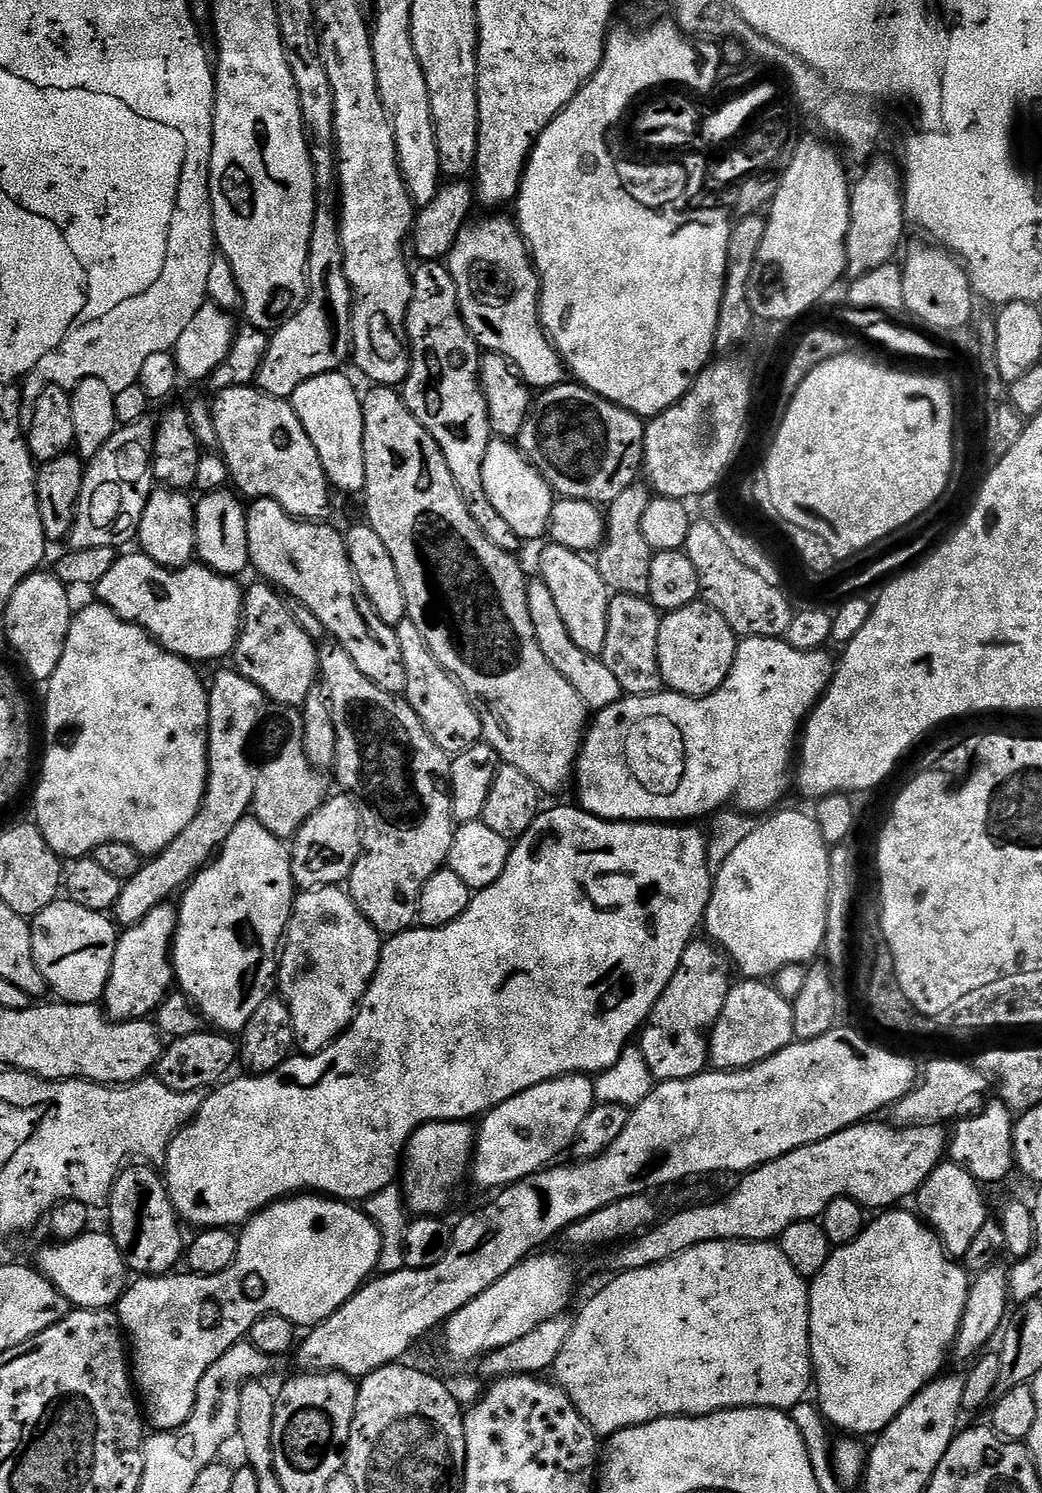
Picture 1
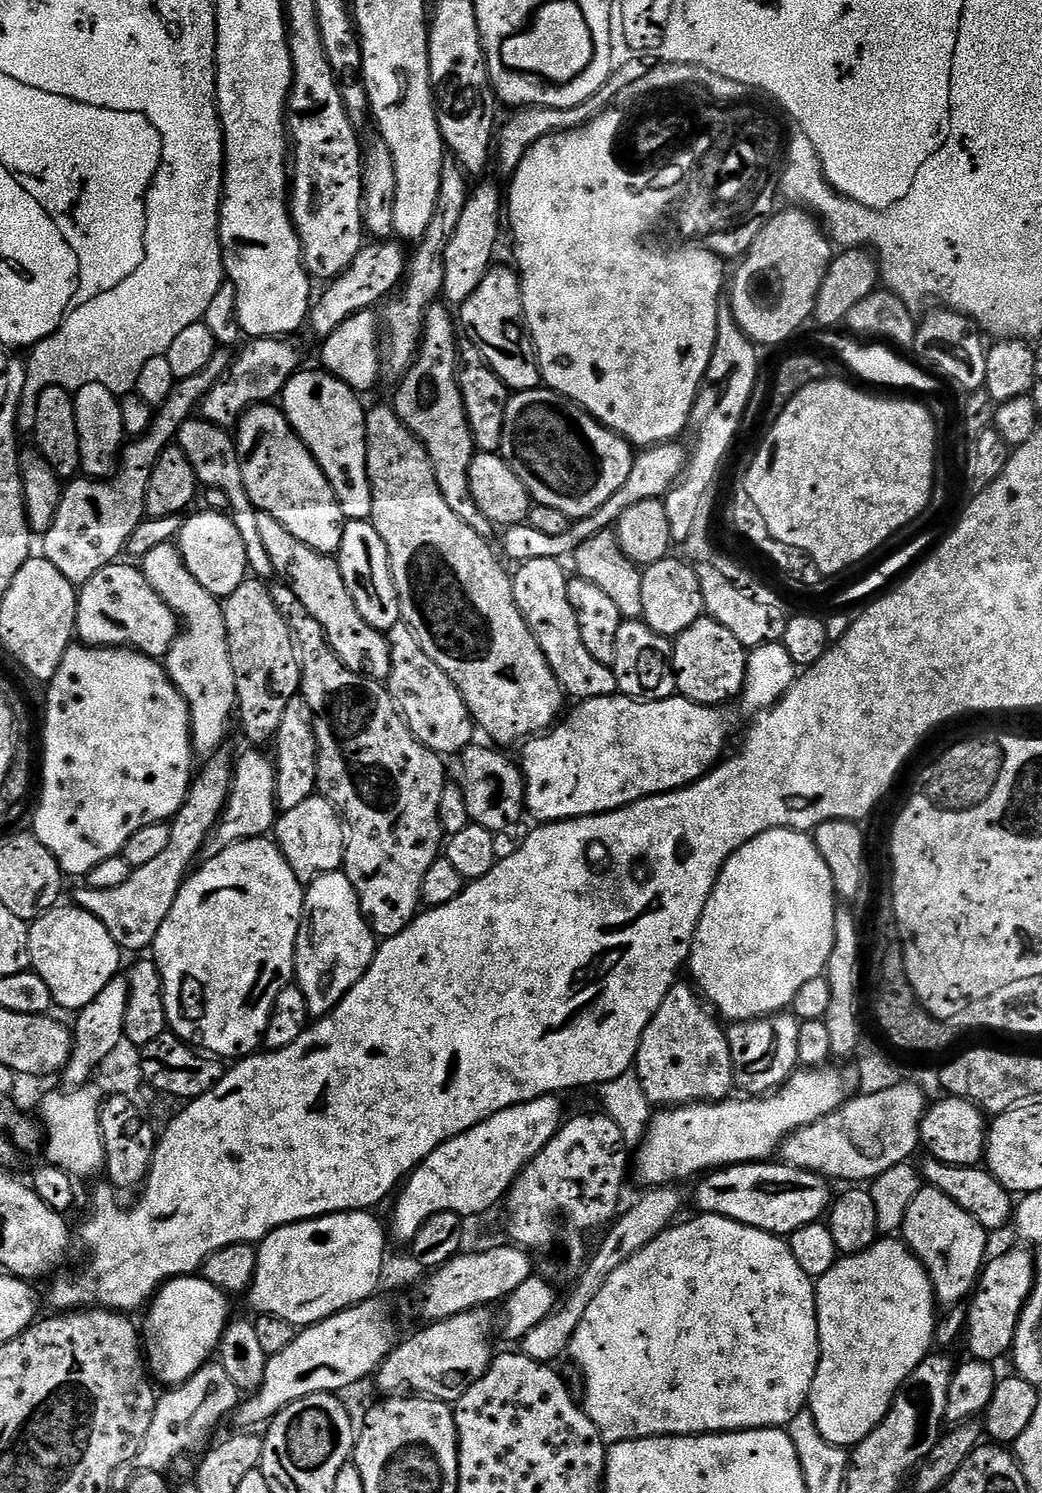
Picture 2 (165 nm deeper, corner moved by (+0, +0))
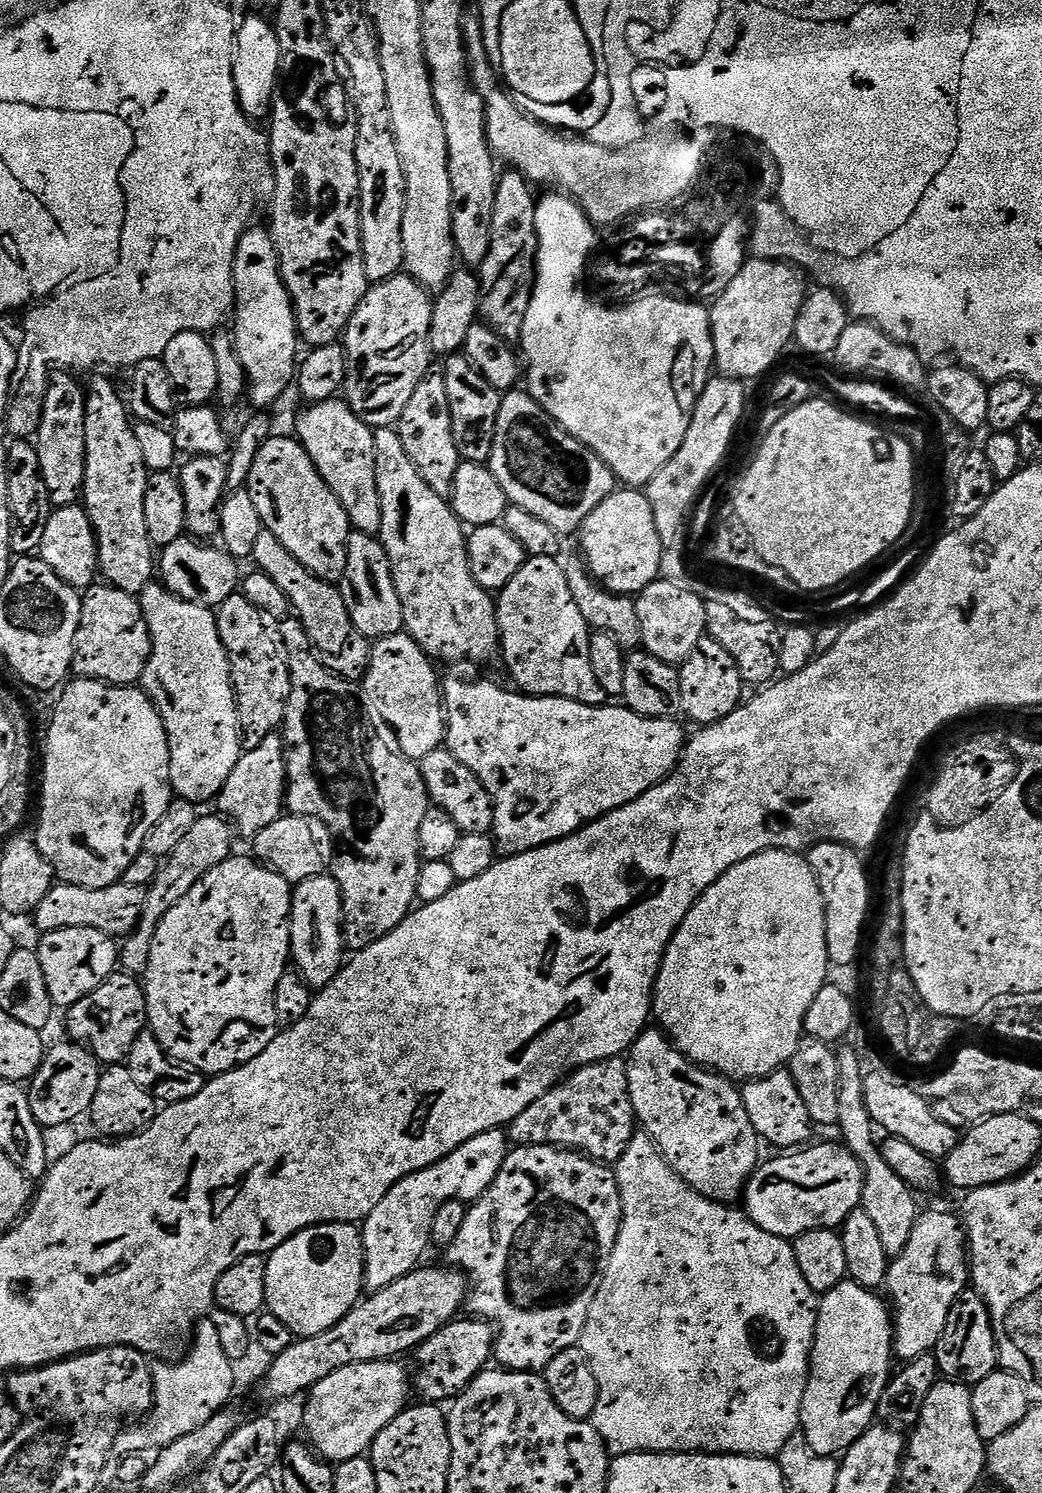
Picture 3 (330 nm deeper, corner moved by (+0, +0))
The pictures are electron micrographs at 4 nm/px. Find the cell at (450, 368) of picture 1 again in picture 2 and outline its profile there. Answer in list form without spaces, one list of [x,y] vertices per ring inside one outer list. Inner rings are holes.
[[[440,302],[433,304],[426,314],[420,353],[407,367],[409,370],[396,392],[394,407],[401,422],[424,443],[426,454],[434,466],[434,478],[438,478],[438,490],[442,490],[442,498],[446,498],[446,506],[450,506],[450,510],[454,510],[454,514],[458,514],[458,518],[462,518],[474,534],[491,541],[497,535],[497,525],[486,518],[482,510],[478,510],[478,502],[474,502],[474,494],[470,490],[468,471],[478,449],[466,418],[462,390],[456,381],[458,324],[453,313],[451,316],[442,305]]]

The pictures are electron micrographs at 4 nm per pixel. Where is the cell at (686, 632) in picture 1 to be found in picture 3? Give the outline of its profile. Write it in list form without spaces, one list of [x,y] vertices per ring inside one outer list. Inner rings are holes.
[[[706,634],[700,639],[698,646],[690,650],[690,658],[686,658],[679,669],[680,712],[688,715],[696,726],[716,724],[740,707],[746,691],[744,679],[738,674],[734,658],[730,658],[725,647],[711,636]]]

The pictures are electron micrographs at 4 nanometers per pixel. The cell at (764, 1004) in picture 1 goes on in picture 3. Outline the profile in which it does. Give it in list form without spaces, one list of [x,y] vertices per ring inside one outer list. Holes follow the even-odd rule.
[[[781,1070],[771,1072],[768,1076],[758,1080],[749,1080],[743,1085],[742,1091],[746,1114],[750,1114],[750,1122],[765,1145],[773,1144],[776,1150],[796,1150],[807,1145],[813,1139],[811,1136],[814,1125],[806,1110],[806,1102],[802,1102],[802,1094],[798,1094],[798,1086],[794,1086],[794,1078],[791,1072]]]

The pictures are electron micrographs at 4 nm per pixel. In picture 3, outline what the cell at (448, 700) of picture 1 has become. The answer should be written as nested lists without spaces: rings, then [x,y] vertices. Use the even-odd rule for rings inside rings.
[[[403,631],[390,634],[371,645],[368,669],[362,681],[363,703],[367,707],[369,704],[392,727],[396,735],[395,747],[417,762],[442,747],[448,731],[442,676],[436,673],[435,667],[437,665],[432,657],[422,650],[422,646],[418,646],[413,636]]]

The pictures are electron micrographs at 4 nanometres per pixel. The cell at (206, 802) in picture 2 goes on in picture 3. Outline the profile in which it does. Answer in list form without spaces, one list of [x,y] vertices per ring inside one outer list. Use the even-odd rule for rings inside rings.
[[[57,882],[52,885],[50,894],[46,894],[46,898],[42,898],[42,902],[38,902],[36,907],[34,919],[36,919],[37,933],[89,928],[102,930],[102,934],[113,938],[123,938],[133,932],[140,921],[144,894],[143,887],[130,886],[123,882],[101,888],[87,888]]]

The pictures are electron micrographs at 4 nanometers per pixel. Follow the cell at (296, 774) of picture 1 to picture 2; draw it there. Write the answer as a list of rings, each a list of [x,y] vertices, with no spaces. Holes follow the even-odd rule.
[[[244,752],[234,764],[232,790],[228,795],[228,805],[220,816],[216,828],[204,843],[204,852],[216,856],[231,844],[243,840],[259,840],[267,837],[276,827],[278,805],[276,802],[276,766],[260,752]]]

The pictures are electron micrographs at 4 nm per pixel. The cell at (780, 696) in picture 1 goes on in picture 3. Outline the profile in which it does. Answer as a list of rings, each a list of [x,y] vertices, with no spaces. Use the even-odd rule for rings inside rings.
[[[445,679],[442,684],[444,710],[448,717],[446,747],[454,754],[454,758],[458,758],[458,762],[470,766],[472,773],[480,779],[482,786],[486,786],[486,790],[492,795],[492,805],[494,805],[492,832],[501,853],[517,856],[520,852],[529,852],[532,848],[552,844],[556,840],[574,834],[579,828],[601,820],[606,814],[618,810],[618,806],[626,806],[626,802],[634,802],[643,792],[650,790],[660,780],[666,779],[674,771],[676,763],[680,761],[680,755],[684,752],[686,735],[684,736],[683,730],[675,724],[677,722],[675,719],[663,716],[639,716],[627,706],[612,708],[613,706],[583,704],[557,696],[526,696],[519,690],[508,688],[503,688],[492,680]]]

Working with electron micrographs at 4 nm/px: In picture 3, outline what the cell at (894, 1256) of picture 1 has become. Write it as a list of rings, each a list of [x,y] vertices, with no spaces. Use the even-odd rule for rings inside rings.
[[[845,1282],[834,1286],[829,1292],[823,1293],[819,1297],[818,1307],[816,1310],[816,1340],[812,1344],[812,1364],[808,1367],[808,1381],[806,1382],[806,1394],[802,1398],[802,1410],[800,1411],[800,1427],[799,1431],[804,1433],[806,1442],[810,1442],[810,1450],[814,1450],[814,1454],[819,1456],[839,1457],[848,1451],[858,1438],[862,1438],[862,1434],[873,1427],[874,1421],[877,1419],[876,1407],[882,1398],[882,1394],[886,1390],[890,1377],[893,1375],[894,1368],[894,1316],[890,1311],[889,1305],[884,1304],[876,1297],[877,1293],[870,1288],[864,1288],[860,1284]]]

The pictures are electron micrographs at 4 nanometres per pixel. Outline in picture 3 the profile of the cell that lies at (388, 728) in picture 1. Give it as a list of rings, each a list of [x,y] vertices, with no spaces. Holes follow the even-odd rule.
[[[252,570],[249,576],[247,573],[243,577],[242,595],[250,598],[250,602],[254,602],[254,606],[258,606],[265,614],[271,616],[273,620],[279,623],[282,642],[286,646],[286,654],[288,655],[290,698],[286,702],[286,714],[284,715],[284,723],[282,725],[284,757],[286,758],[286,770],[288,771],[288,787],[286,789],[287,811],[294,816],[307,816],[316,822],[321,820],[322,823],[328,824],[329,830],[340,839],[340,853],[336,856],[334,875],[340,887],[342,902],[344,903],[344,943],[352,950],[365,948],[374,942],[378,942],[386,934],[390,934],[390,930],[398,927],[407,918],[408,913],[413,911],[414,905],[417,903],[416,887],[418,886],[418,874],[420,873],[420,865],[422,863],[418,832],[422,830],[422,818],[426,818],[426,810],[430,806],[426,782],[422,778],[420,765],[417,761],[404,755],[403,752],[395,747],[389,746],[389,748],[380,749],[374,741],[368,740],[368,732],[364,729],[364,720],[360,717],[362,704],[358,699],[357,693],[356,696],[352,693],[353,685],[345,680],[343,676],[337,676],[335,672],[331,672],[320,661],[312,644],[308,641],[308,635],[304,632],[302,622],[293,614],[291,602],[286,598],[286,594],[282,594],[282,590],[278,590],[278,586],[274,583],[274,578],[270,578],[265,572]]]

